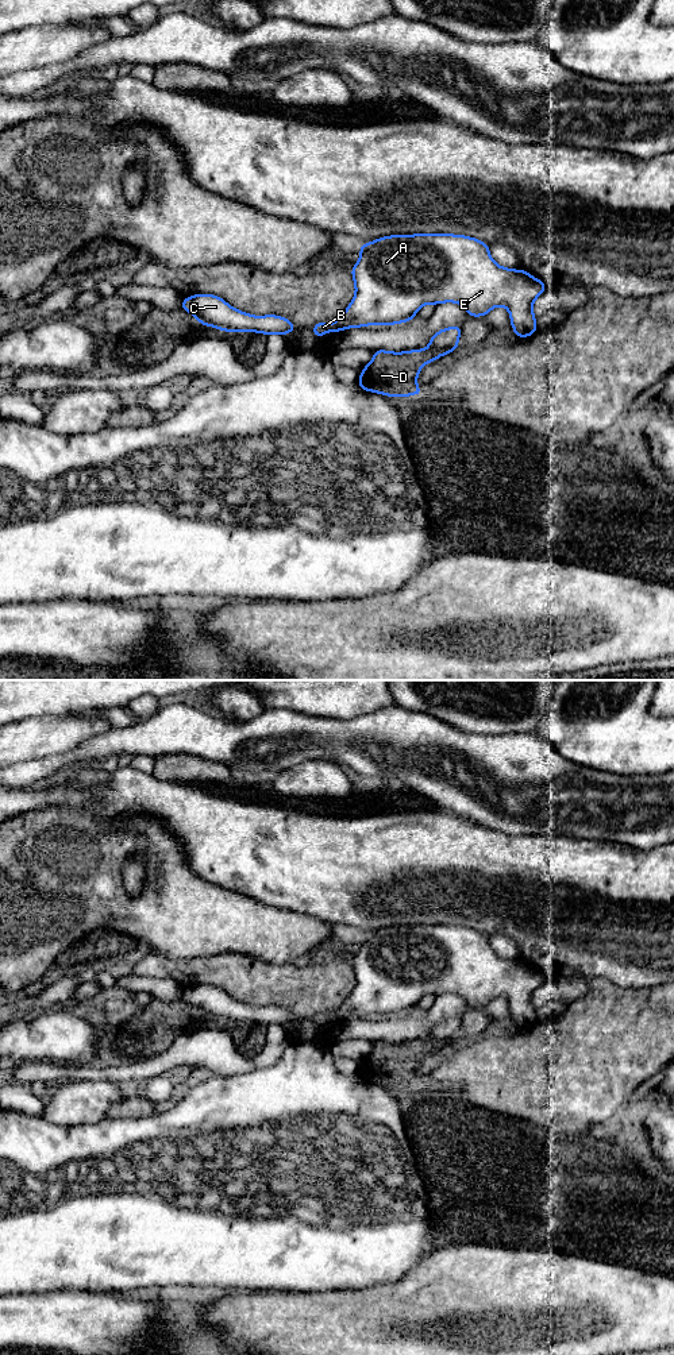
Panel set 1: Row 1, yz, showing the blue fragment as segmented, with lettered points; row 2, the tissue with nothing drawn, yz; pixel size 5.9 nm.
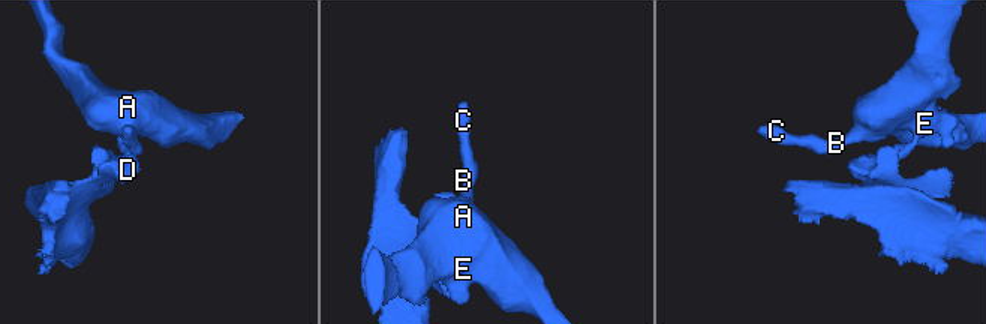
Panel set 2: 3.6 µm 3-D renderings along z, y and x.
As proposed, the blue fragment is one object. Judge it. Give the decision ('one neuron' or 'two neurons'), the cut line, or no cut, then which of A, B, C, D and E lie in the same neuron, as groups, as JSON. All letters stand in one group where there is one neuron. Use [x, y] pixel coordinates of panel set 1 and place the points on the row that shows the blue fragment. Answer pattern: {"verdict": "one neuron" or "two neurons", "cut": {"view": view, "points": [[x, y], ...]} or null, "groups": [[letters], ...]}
{"verdict": "two neurons", "cut": {"view": "yz", "points": [[427, 348], [439, 355]]}, "groups": [["A", "B", "C", "E"], ["D"]]}

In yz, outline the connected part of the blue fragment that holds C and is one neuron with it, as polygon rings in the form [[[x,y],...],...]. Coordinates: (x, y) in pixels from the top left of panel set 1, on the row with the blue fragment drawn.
[[[196,294],[184,298],[181,306],[184,310],[195,316],[201,325],[209,325],[226,332],[255,333],[278,333],[285,337],[288,332],[296,331],[296,325],[285,317],[267,314],[253,316],[242,310],[236,310],[223,298],[213,294]]]

